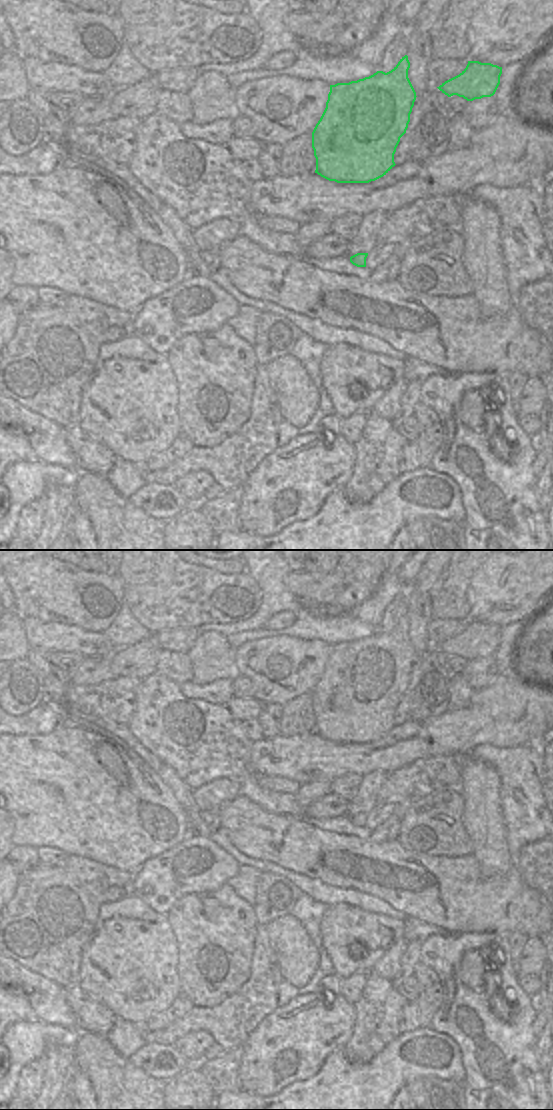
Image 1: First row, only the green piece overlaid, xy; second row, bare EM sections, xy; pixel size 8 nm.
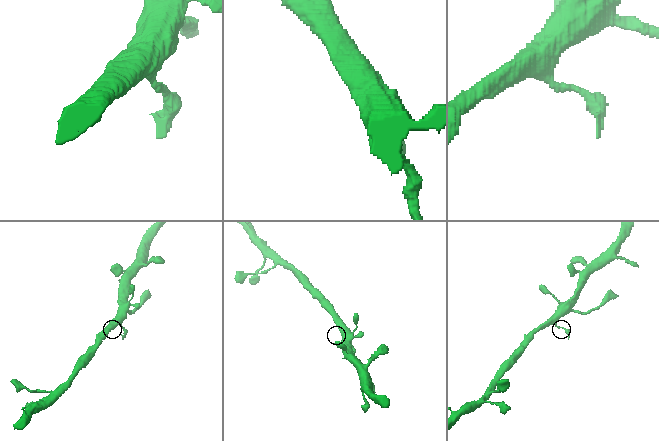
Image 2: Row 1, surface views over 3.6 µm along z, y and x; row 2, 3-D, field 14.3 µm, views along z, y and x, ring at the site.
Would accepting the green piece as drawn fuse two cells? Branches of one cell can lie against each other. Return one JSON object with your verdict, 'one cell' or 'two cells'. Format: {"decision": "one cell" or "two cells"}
{"decision": "one cell"}

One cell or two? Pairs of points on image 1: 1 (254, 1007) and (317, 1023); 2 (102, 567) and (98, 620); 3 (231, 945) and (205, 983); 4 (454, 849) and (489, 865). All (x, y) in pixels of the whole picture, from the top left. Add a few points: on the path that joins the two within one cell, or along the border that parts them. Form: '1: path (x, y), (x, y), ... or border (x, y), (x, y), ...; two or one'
1: border (277, 1006), (255, 1028); two
2: border (79, 567), (93, 572), (109, 571); two
3: path (226, 954), (207, 974); one
4: border (466, 831), (471, 840), (472, 854); two

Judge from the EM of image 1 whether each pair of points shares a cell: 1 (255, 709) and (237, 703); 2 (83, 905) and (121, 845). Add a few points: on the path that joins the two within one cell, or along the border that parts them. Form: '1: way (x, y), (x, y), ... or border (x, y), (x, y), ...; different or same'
1: way (251, 709), (243, 709), (241, 707); same
2: border (86, 857), (109, 866), (114, 866), (130, 874); different

